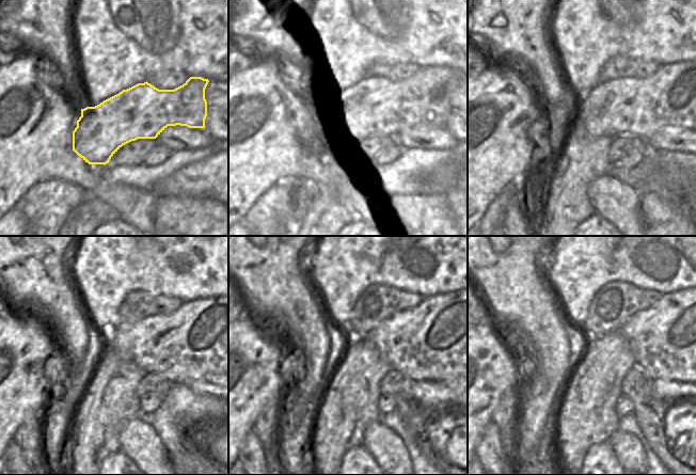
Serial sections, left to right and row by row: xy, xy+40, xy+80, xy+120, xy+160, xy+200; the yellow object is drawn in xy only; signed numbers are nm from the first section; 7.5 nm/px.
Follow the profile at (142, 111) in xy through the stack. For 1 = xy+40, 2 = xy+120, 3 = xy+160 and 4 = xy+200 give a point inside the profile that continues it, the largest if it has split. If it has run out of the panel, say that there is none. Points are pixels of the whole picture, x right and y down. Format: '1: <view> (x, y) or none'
1: xy+40 (377, 107)
2: xy+120 (203, 336)
3: xy+160 (445, 336)
4: xy+200 (684, 337)

